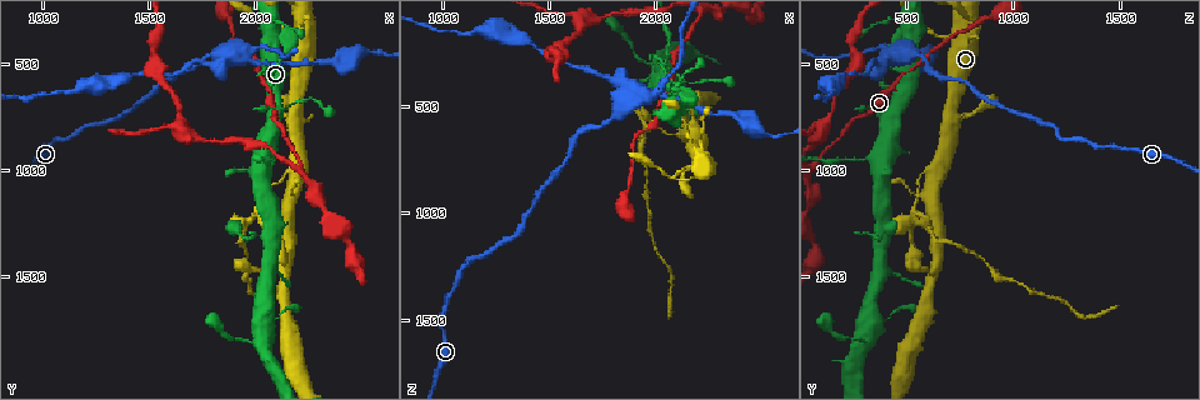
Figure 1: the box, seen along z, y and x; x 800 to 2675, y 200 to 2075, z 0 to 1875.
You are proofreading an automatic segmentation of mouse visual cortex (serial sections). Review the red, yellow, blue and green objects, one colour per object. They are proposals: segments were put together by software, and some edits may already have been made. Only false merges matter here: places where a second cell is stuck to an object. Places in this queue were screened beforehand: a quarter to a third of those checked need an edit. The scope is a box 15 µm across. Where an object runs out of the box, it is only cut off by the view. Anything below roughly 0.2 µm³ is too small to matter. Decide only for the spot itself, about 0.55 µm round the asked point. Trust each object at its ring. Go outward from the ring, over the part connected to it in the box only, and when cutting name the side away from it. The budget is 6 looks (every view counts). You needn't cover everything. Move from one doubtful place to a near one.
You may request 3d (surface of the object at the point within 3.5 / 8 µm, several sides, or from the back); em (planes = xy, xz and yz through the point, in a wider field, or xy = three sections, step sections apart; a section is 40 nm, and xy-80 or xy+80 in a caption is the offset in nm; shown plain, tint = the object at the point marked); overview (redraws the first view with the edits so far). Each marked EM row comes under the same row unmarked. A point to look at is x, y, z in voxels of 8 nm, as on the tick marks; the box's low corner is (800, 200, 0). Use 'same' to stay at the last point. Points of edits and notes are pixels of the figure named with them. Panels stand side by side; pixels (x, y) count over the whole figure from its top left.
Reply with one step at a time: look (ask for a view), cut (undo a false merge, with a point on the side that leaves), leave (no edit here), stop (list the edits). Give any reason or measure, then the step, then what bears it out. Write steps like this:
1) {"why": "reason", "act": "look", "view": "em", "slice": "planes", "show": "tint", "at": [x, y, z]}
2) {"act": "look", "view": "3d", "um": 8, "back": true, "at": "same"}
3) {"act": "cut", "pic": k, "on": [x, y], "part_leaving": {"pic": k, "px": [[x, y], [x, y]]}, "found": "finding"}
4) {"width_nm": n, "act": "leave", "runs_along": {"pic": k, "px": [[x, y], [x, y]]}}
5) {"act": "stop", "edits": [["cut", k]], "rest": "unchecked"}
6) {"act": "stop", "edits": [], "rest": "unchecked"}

{"why": "sharp bend", "act": "look", "view": "3d", "um": 3.5, "at": [2070, 620, 410]}

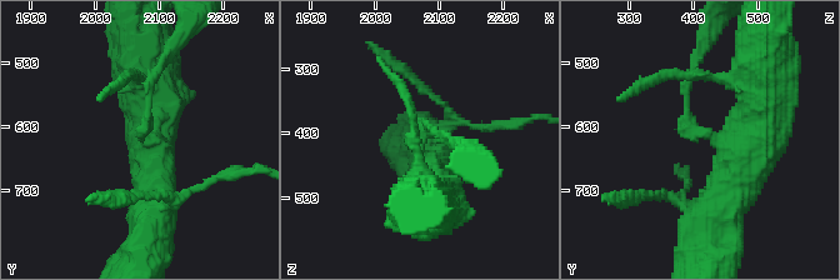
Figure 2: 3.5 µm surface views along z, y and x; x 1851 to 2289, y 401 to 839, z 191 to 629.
{"why": "shape alone is not enough", "act": "look", "view": "em", "slice": "xy", "step": 2, "show": "tint", "at": [2070, 615, 400]}

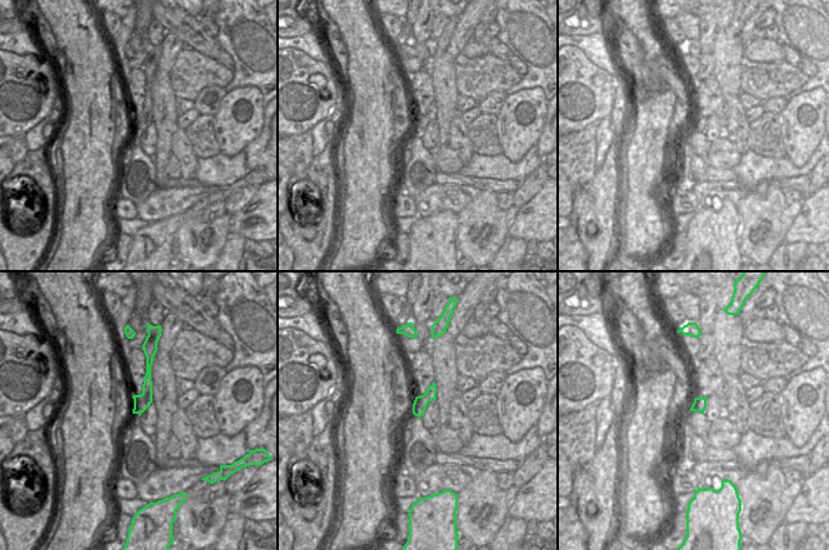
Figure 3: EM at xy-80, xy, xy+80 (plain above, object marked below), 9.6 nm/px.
{"width_nm": 140, "act": "leave", "runs_along": {"pic": 2, "px": [[150, 149], [146, 88], [165, 56]]}, "found": "all the same cell"}

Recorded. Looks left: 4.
{"why": "abrupt turn", "act": "look", "view": "3d", "um": 3.5, "back": true, "at": [1910, 440, 450]}

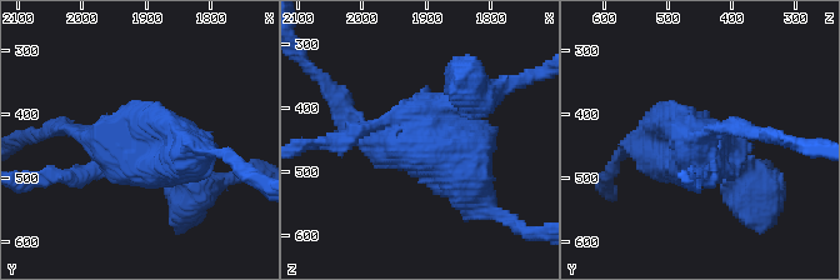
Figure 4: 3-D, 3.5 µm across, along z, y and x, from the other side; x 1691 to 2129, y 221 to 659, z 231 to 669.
{"why": "now the EM", "act": "look", "view": "em", "slice": "xy", "step": 5, "show": "tint", "at": [1915, 445, 455]}

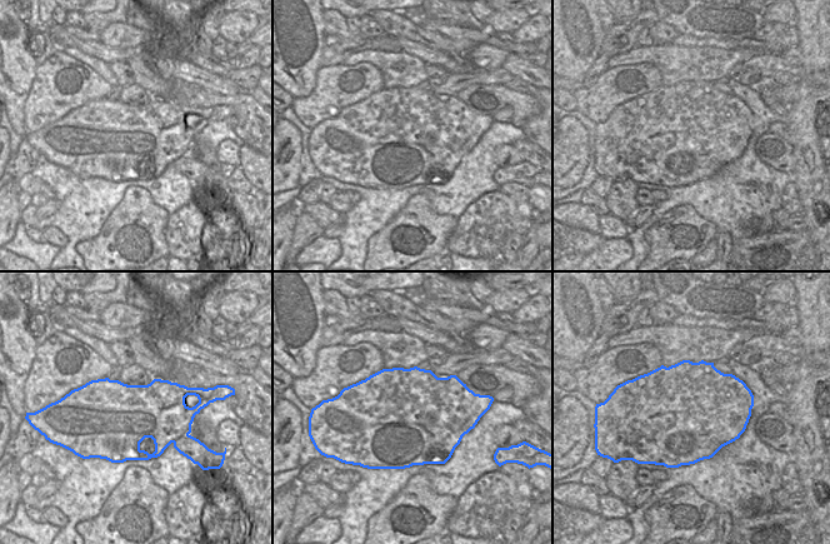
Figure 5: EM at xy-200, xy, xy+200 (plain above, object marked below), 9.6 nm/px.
{"why": "cut it another way", "act": "look", "view": "em", "slice": "planes", "show": "tint", "at": "same"}

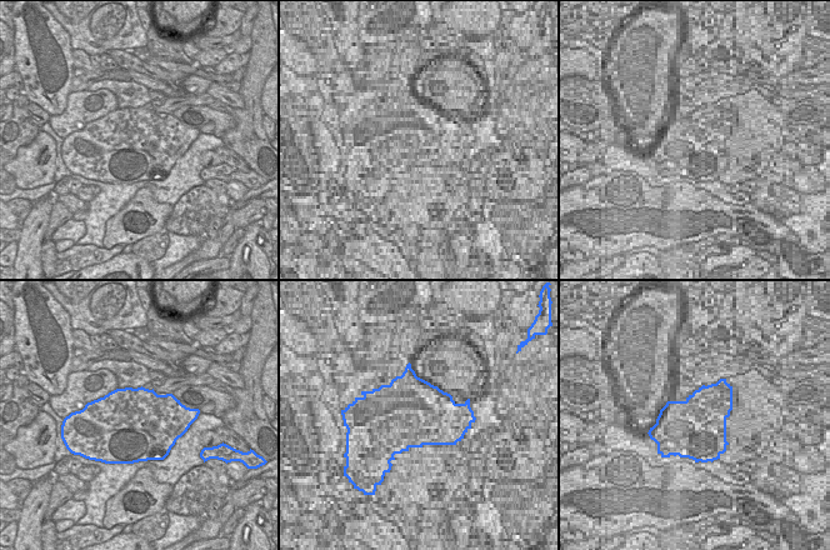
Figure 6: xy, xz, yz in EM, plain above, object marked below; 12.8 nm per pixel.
{"width_nm": 950, "act": "cut", "pic": 4, "on": [341, 145], "part_leaving": {"pic": 4, "px": [[449, 106], [540, 74]]}, "found": "two cells meet here"}

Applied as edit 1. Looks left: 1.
{"act": "stop", "edits": [["cut", 4]], "rest": "unchecked"}

